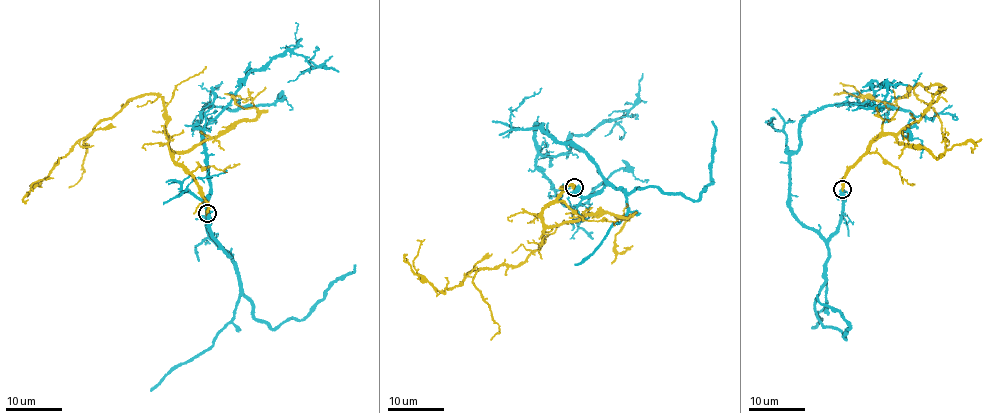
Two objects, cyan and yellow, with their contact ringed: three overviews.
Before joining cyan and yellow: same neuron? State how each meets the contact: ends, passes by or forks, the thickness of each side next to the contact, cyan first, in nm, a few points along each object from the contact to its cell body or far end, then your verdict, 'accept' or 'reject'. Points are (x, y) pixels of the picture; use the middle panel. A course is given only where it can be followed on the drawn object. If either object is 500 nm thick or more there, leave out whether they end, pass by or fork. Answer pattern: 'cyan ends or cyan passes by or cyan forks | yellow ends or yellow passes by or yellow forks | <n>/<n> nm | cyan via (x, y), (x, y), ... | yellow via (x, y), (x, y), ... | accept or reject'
cyan ends | yellow ends | 440/360 nm | cyan via (574, 186), (584, 198), (606, 180), (537, 122), (536, 149), (568, 152), (572, 135), (629, 110), (643, 73) | yellow via (574, 187), (571, 183), (542, 212), (543, 243), (524, 262), (473, 269), (441, 292), (412, 264), (417, 239) | accept

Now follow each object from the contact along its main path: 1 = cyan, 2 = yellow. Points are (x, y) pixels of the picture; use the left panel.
1: (208, 213), (209, 236), (233, 260), (210, 227), (200, 133), (242, 79), (293, 50), (339, 72)
2: (207, 212), (203, 193), (169, 147), (161, 99), (149, 93), (129, 98), (96, 124), (31, 188), (47, 180)

